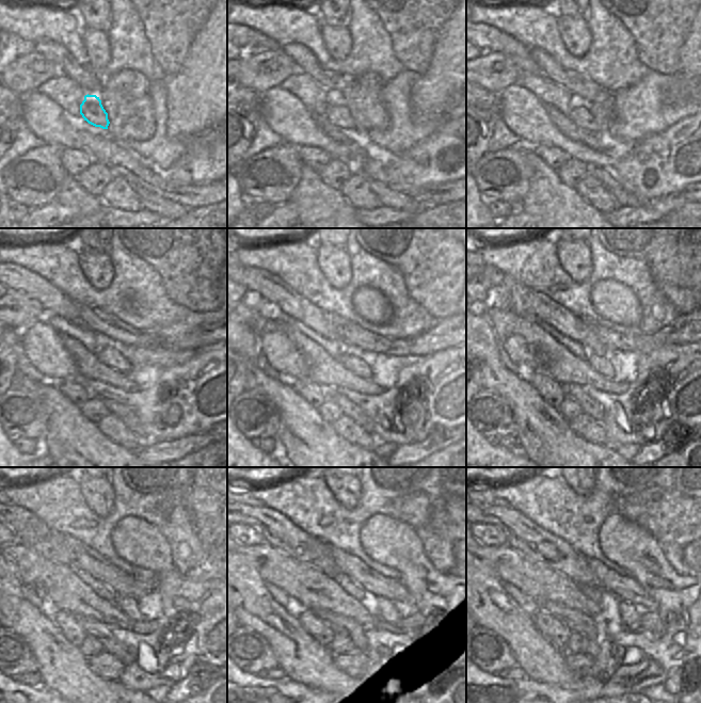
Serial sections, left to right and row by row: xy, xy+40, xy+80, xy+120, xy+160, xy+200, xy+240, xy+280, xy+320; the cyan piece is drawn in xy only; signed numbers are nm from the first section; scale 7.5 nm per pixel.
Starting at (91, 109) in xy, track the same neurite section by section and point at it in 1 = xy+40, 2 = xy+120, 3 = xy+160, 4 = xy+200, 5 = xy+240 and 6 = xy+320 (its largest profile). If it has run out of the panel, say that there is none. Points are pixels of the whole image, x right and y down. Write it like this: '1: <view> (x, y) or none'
1: xy+40 (338, 115)
2: xy+120 (110, 356)
3: xy+160 (352, 361)
4: xy+200 (602, 365)
5: xy+240 (128, 605)
6: xy+320 (631, 614)

